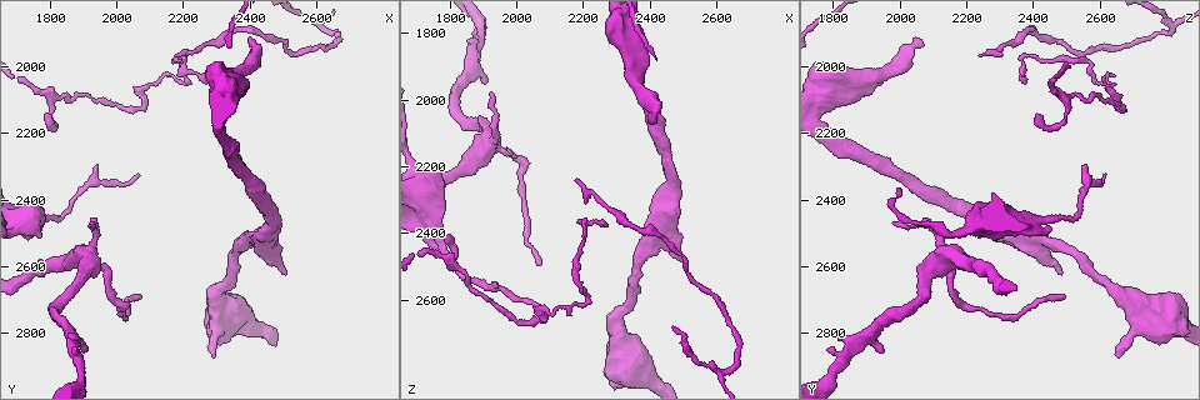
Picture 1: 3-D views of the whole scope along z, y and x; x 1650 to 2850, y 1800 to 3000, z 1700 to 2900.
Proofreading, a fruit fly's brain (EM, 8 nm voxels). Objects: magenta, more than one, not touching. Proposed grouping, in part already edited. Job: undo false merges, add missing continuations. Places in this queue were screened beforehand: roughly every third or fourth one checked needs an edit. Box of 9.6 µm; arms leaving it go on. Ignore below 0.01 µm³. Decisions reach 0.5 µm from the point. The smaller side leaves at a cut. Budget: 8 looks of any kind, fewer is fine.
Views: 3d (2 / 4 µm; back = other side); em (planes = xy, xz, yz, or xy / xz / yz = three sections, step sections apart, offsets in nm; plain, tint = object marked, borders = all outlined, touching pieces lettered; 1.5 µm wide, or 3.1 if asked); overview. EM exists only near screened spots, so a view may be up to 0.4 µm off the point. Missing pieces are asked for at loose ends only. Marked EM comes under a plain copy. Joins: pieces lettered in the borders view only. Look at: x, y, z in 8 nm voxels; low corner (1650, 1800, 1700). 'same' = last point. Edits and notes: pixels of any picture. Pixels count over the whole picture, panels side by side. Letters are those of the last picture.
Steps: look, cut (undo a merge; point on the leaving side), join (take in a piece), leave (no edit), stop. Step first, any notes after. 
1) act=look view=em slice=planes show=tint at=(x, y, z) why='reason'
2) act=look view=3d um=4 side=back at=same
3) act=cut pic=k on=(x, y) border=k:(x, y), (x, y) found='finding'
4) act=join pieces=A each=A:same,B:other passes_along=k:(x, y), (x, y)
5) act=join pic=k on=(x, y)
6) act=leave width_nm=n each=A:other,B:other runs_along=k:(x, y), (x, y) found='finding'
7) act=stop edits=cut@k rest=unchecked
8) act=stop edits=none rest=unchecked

act=look view=3d um=2 at=(2300, 2880, 2650) why='free end'

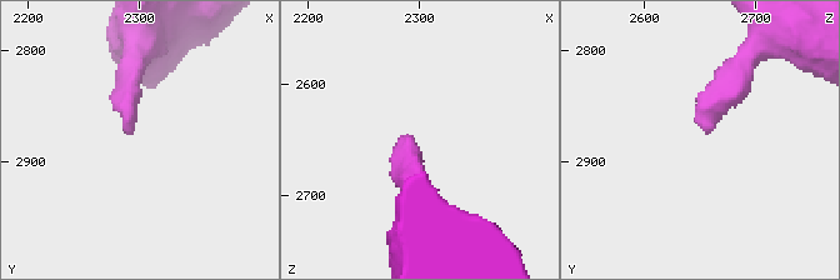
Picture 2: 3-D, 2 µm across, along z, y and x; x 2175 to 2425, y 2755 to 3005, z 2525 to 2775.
act=look view=em slice=planes show=borders at=(2290, 2878, 2658)

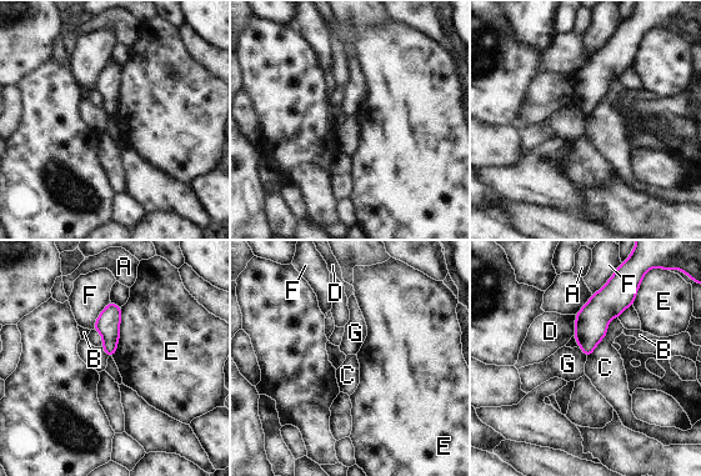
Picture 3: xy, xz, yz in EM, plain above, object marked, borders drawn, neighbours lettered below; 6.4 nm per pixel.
act=leave longest_contact=C:320nm each=A:other,B:other,C:other,D:other,E:other,F:other,G:other found='none of them fits'

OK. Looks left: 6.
act=look view=em slice=xz step=8 show=tint at=(2630, 1890, 2820) why='three arms meet'

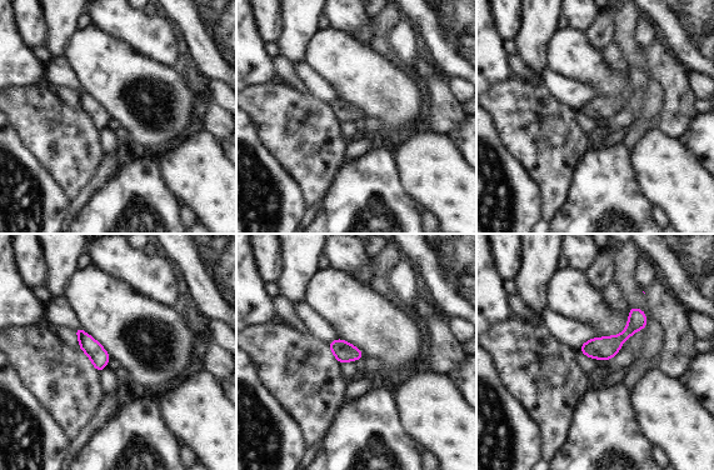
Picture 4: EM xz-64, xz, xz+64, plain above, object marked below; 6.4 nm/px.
act=look view=em slice=planes show=tint at=same

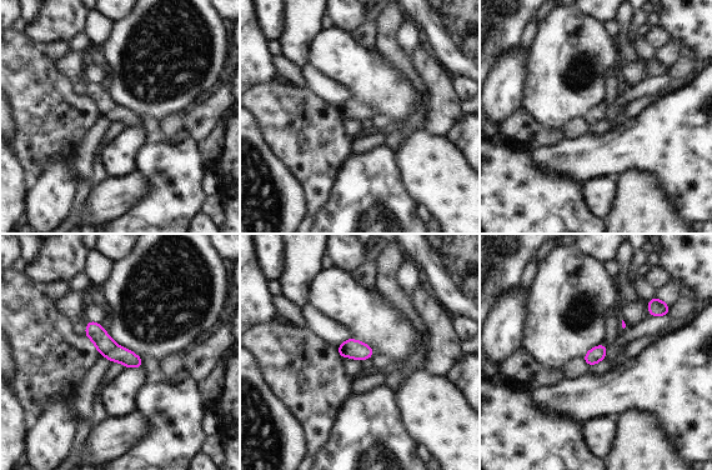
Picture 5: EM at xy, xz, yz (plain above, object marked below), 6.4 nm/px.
act=look view=em slice=planes show=borders at=same why='what lies round it'

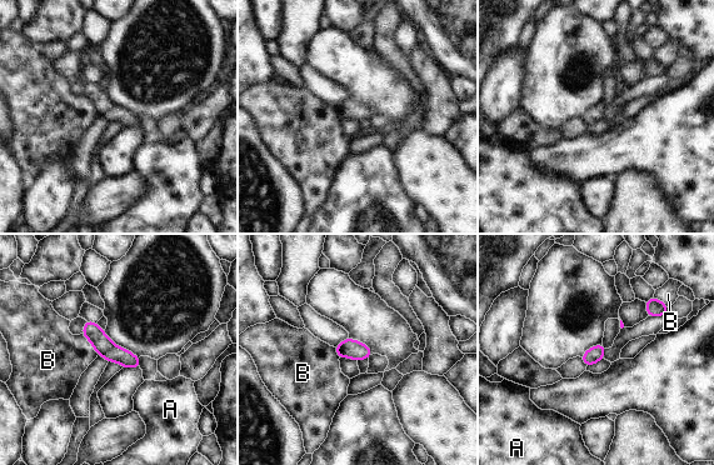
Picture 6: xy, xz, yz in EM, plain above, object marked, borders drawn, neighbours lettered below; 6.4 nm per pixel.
act=leave each=A:other,B:other border=6:(81, 334), (98, 354) found='continuous, no second cell'

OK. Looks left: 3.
act=look view=3d um=2 side=back at=(2520, 2610, 2480) why='an open end'

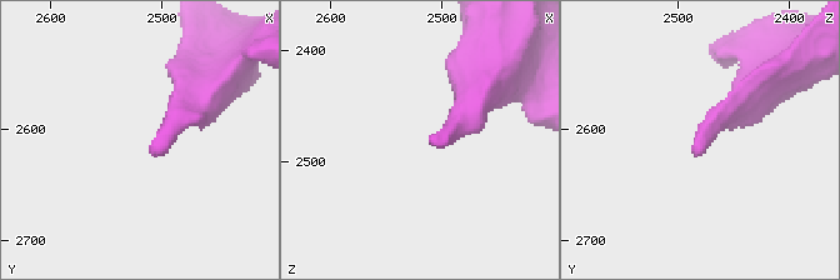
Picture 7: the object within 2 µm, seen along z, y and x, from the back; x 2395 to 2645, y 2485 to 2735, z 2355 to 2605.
act=look view=em slice=planes show=borders at=(2512, 2620, 2474)

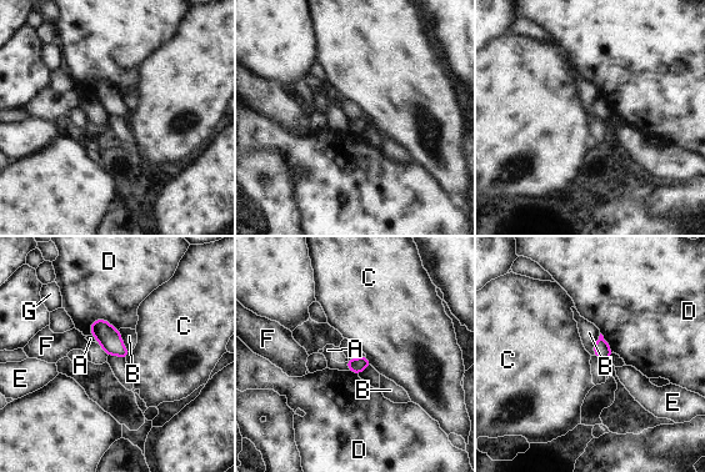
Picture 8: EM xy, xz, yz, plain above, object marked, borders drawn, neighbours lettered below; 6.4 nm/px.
act=leave each=A:other,B:other,C:other,D:other,E:other,F:other,G:other border=8:(366, 356), (370, 363) found='none of them fits'

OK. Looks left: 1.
act=stop edits=none rest=unchecked

